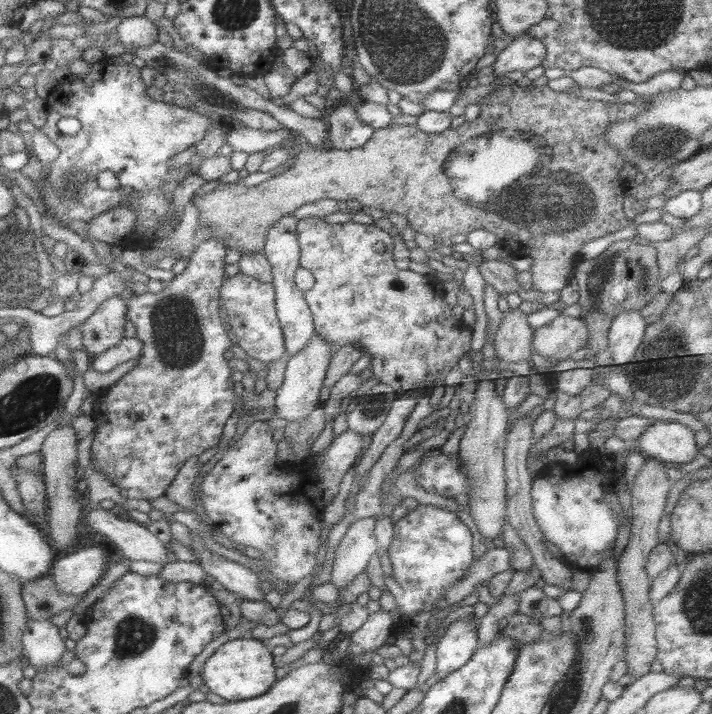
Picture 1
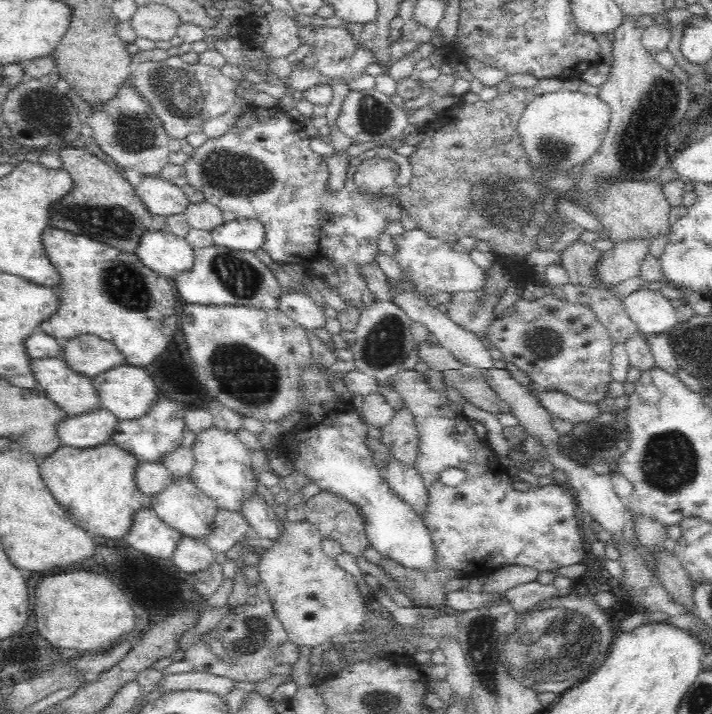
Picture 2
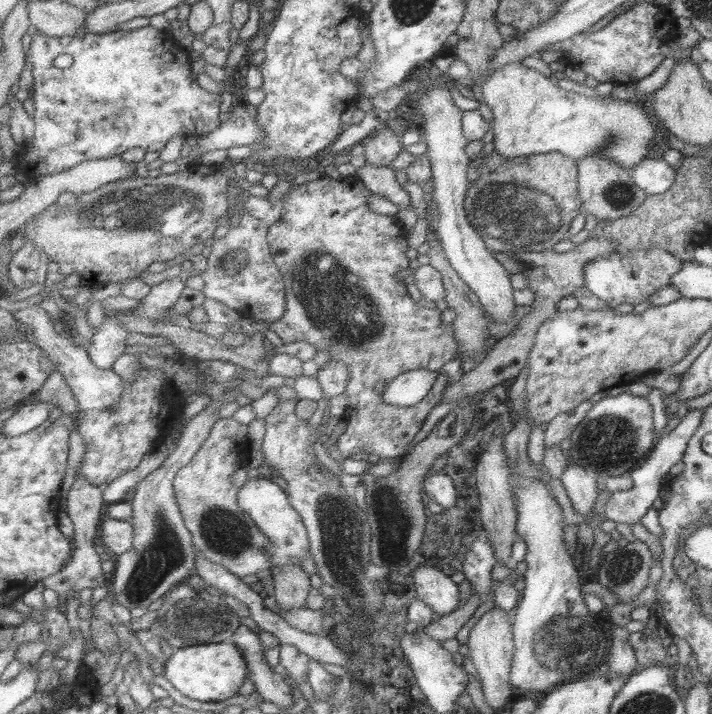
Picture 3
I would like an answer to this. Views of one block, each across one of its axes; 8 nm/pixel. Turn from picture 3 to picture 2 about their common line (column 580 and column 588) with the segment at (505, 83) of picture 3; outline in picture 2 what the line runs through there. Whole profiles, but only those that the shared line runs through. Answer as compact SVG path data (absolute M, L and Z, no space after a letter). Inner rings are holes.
M561 88L556 92L538 93L526 106L518 122L518 131L532 163L569 169L584 165L592 154L596 154L608 132L610 116L608 103L599 96Z

